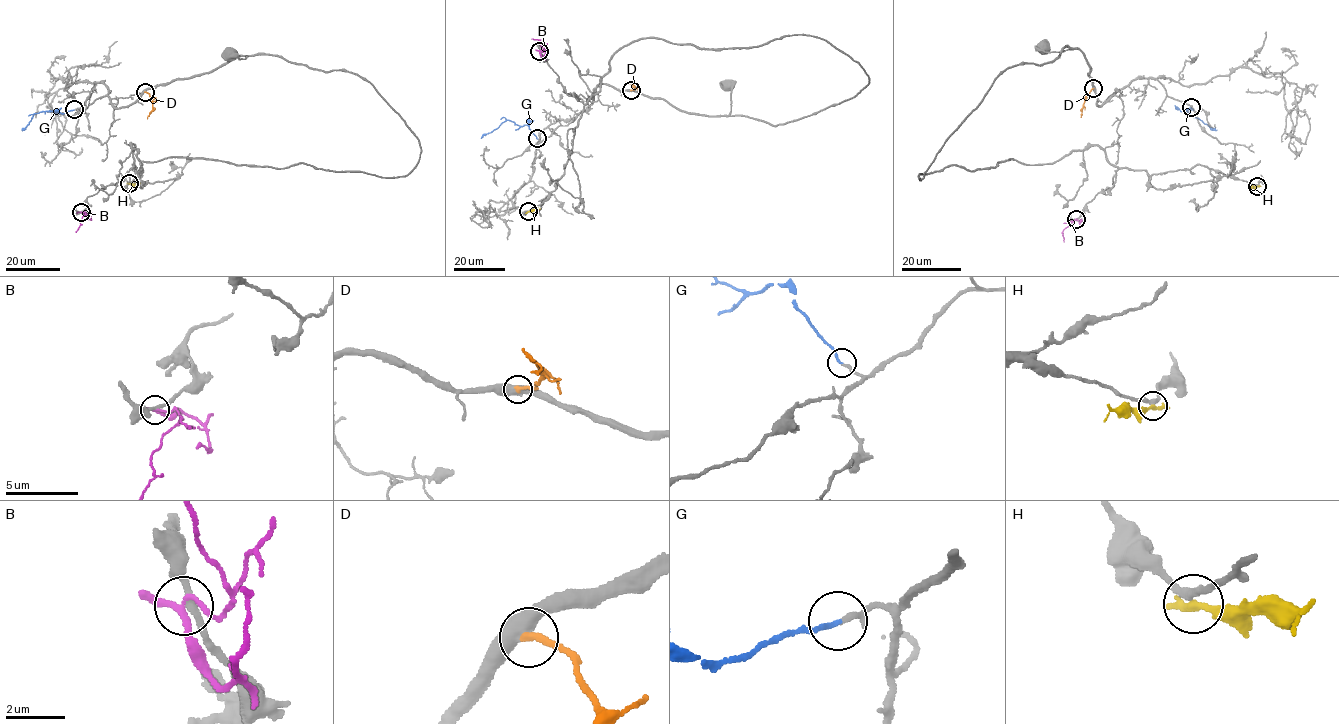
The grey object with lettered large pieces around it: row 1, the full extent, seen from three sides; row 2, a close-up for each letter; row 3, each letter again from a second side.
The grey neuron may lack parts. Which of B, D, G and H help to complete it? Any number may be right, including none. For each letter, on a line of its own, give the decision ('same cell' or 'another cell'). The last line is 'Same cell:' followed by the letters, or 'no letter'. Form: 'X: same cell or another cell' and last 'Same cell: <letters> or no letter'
B: another cell
D: another cell
G: same cell
H: another cell
Same cell: G

